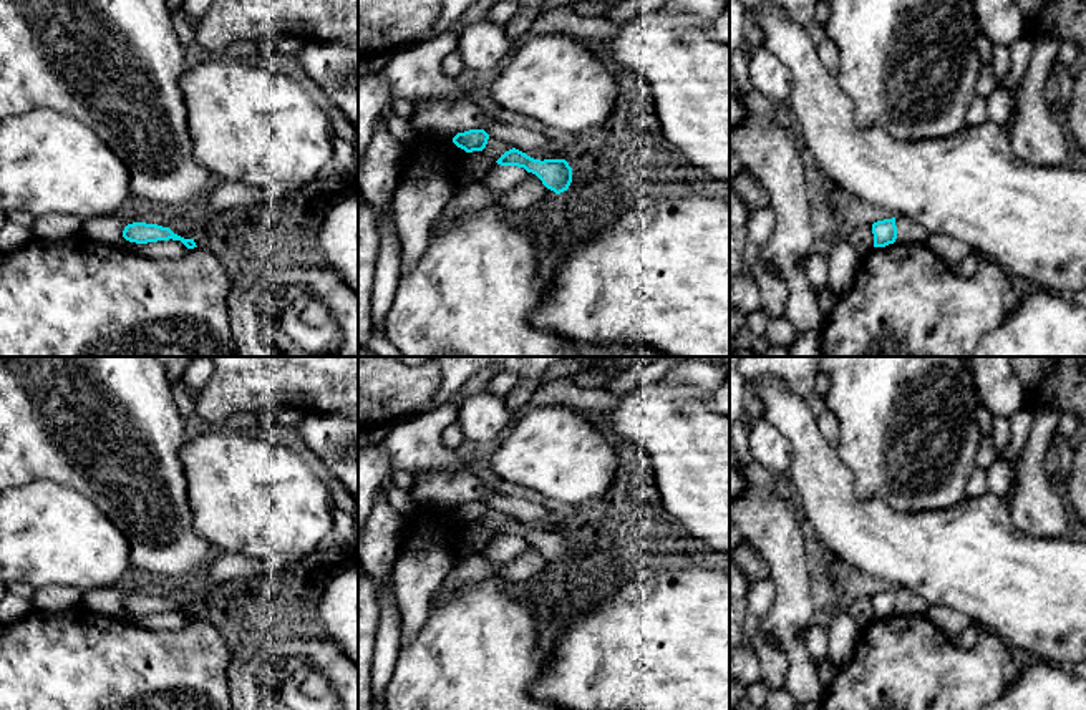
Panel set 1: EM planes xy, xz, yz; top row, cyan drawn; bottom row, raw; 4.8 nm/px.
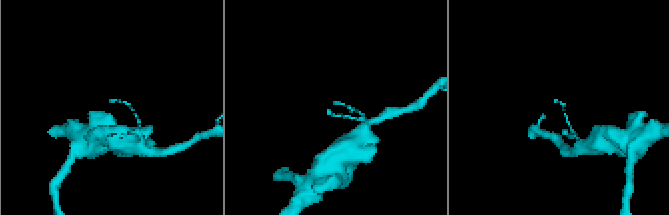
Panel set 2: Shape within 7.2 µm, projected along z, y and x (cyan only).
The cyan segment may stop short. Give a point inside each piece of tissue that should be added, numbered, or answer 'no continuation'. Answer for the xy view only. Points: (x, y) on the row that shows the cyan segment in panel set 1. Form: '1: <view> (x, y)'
no continuation

